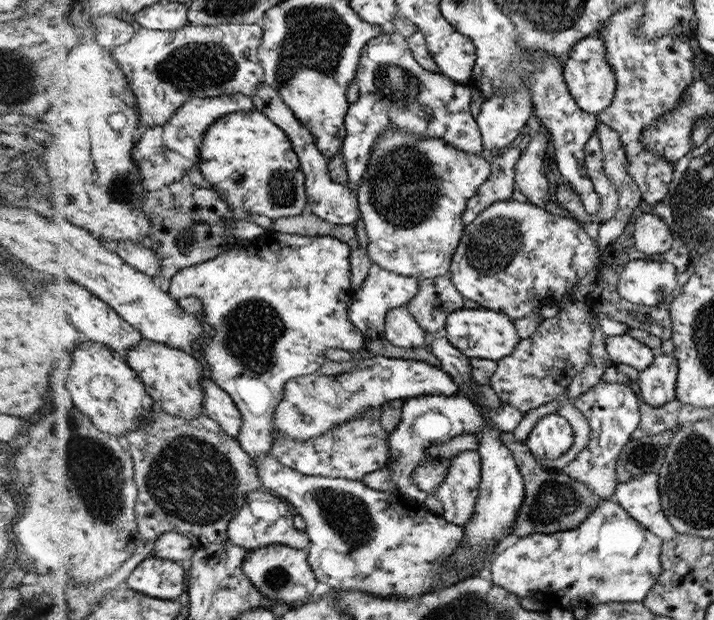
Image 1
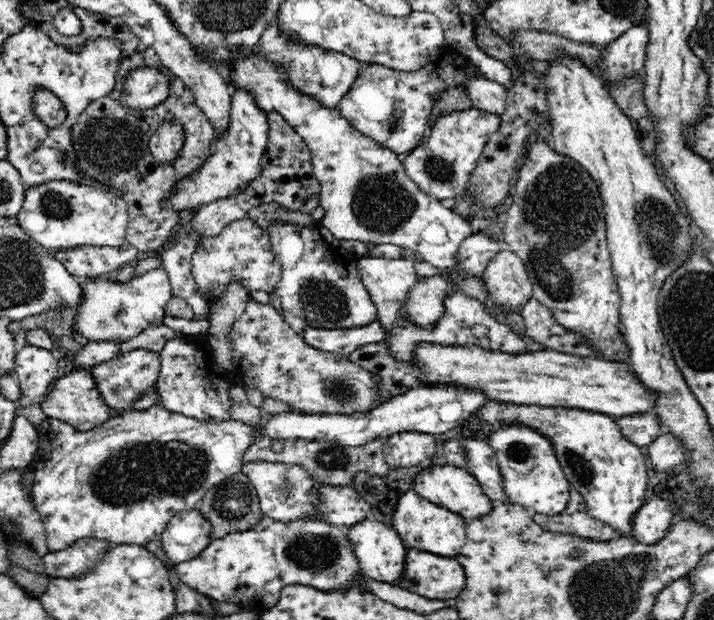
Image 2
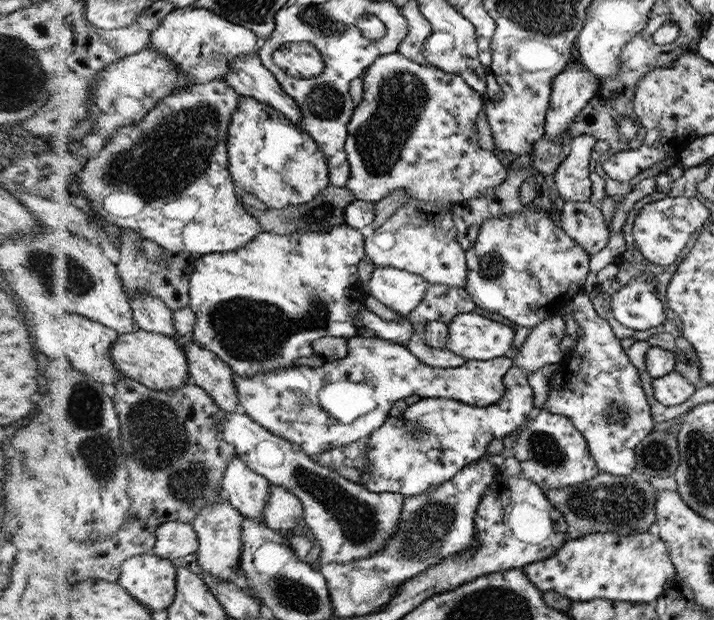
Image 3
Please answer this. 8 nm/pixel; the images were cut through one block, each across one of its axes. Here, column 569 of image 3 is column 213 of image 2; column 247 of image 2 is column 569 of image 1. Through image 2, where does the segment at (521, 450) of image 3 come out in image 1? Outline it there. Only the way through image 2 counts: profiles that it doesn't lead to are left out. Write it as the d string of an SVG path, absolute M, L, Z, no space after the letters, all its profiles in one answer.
M558 413L538 419L524 441L537 460L558 460L574 446L574 429Z

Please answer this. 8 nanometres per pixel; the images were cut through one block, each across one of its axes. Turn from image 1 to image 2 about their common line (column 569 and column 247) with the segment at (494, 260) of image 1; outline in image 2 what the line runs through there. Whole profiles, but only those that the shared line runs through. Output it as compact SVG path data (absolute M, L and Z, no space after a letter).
M244 218L226 225L222 232L207 237L191 256L191 275L195 286L210 305L215 305L226 292L230 282L241 282L246 290L274 292L281 277L280 263L275 259L266 230L255 220Z

